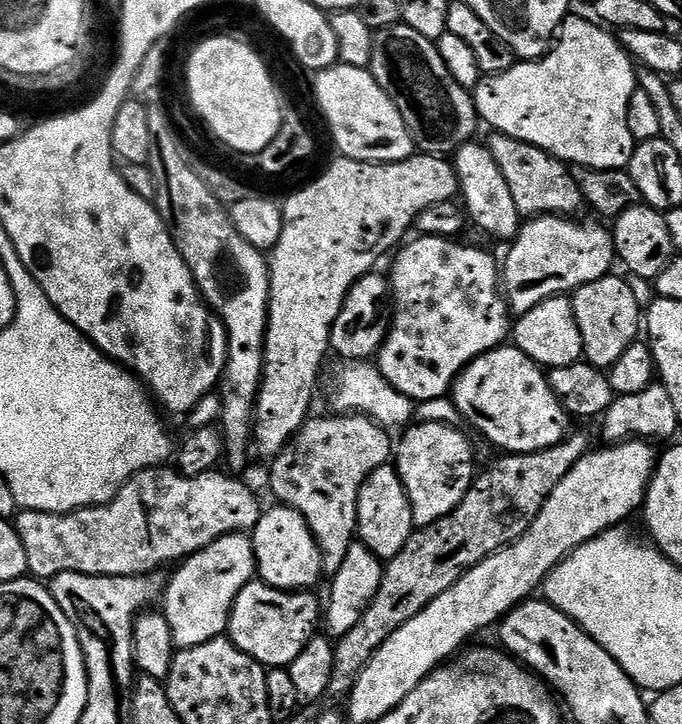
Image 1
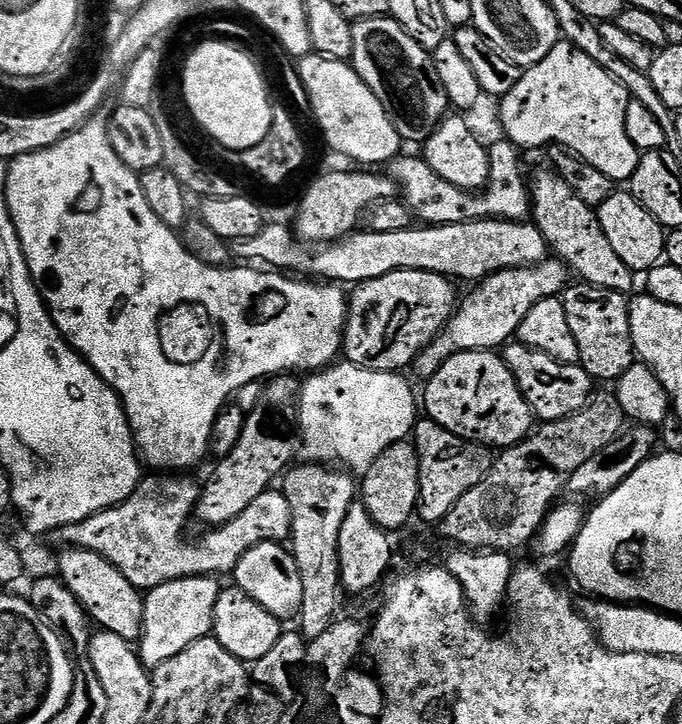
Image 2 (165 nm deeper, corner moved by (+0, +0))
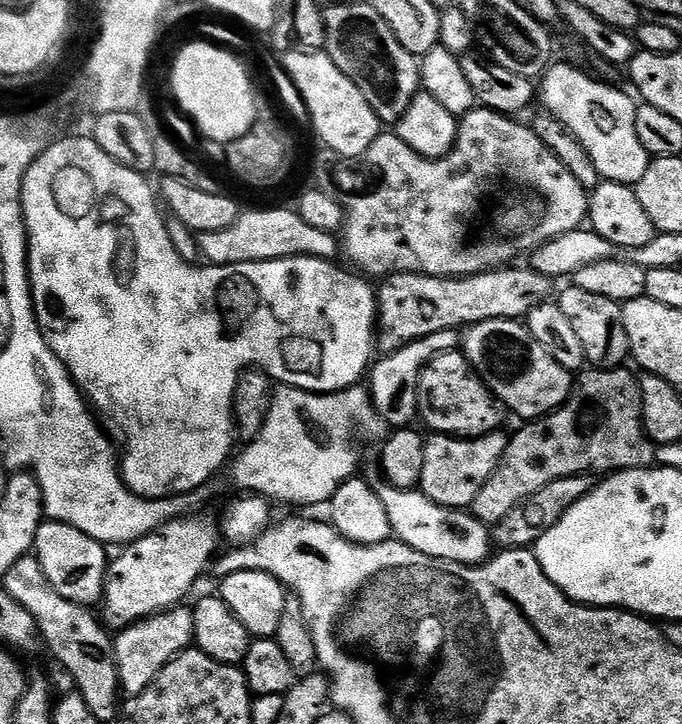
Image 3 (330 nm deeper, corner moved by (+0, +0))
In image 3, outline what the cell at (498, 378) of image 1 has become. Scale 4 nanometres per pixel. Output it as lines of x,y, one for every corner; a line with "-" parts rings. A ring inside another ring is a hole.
460,350
433,356
420,375
416,387
416,406
419,419
424,419
425,426
432,428
428,430
436,434
471,438
484,436
487,432
497,431
501,427
501,409
497,401
480,377
472,371
463,351

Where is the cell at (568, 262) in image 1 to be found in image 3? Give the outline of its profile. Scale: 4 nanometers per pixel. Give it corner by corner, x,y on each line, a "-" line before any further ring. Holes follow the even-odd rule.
455,328
442,330
438,334
430,334
426,338
418,338
396,352
387,353
384,360
377,359
370,368
370,397
372,410
382,421
389,424
389,429
407,428
418,416
416,406
416,387
420,381
422,370
430,363
433,356
441,356
444,352
455,352
461,347
462,336

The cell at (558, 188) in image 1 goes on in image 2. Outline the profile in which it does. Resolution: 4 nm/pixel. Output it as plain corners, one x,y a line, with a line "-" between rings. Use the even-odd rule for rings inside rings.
556,172
531,173
530,191
532,193
531,223
542,230
542,238
546,238
549,249
559,259
568,265
573,273
576,272
585,284
593,284
602,290
614,290
625,294
631,293
634,273
618,254
614,254
614,246
606,238
606,233
600,225
597,209
586,206
570,186

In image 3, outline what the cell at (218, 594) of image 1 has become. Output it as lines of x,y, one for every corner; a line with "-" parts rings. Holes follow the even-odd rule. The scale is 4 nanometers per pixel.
177,606
166,612
157,612
154,616
147,616
145,620
139,620
137,624
131,624
126,629
117,631
114,636
114,655
116,658
116,674
120,680
120,687
129,697
135,698
141,692
148,689
148,684
154,682
154,678
166,666
168,661
174,659
178,653
189,647
194,640
194,618
192,608

